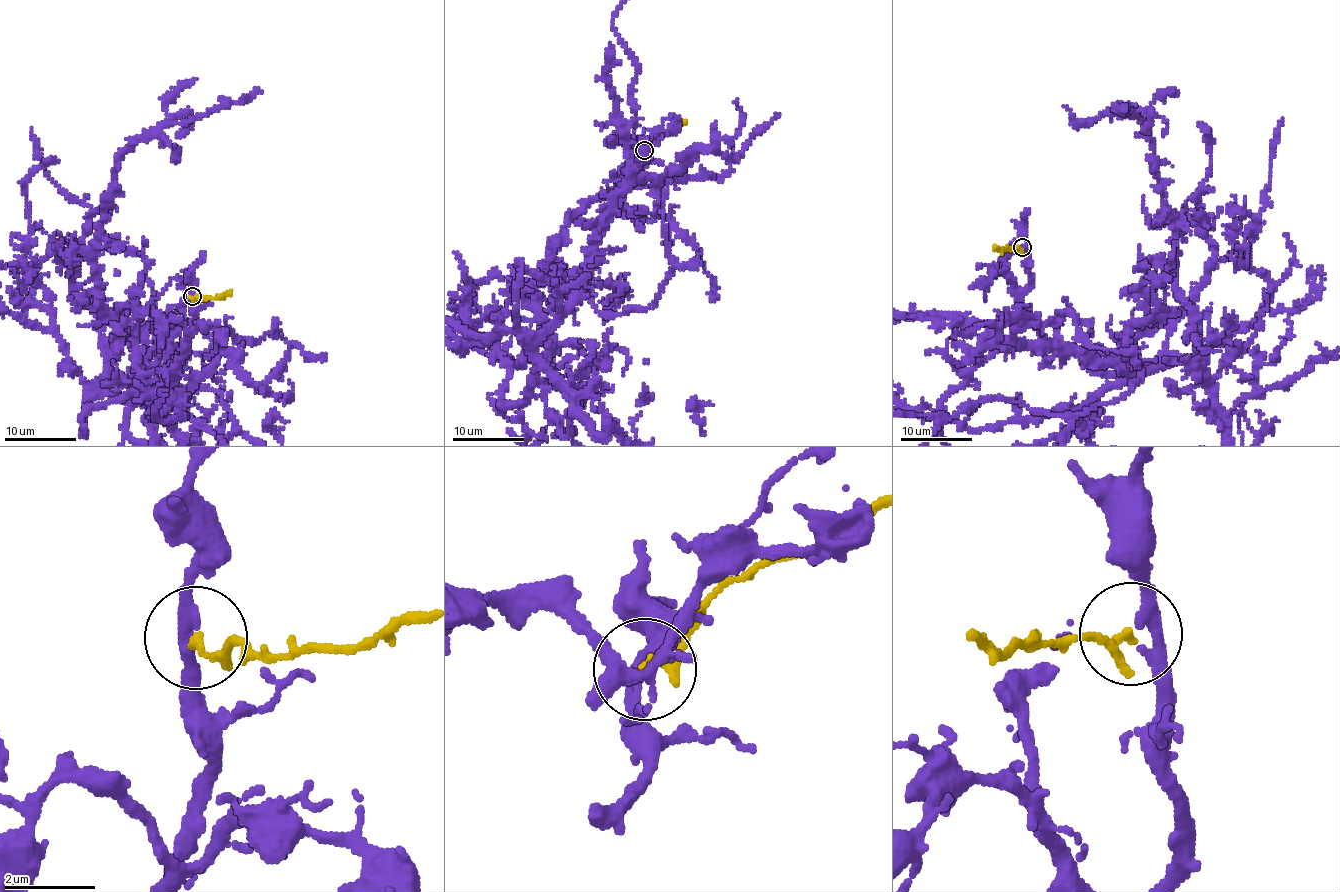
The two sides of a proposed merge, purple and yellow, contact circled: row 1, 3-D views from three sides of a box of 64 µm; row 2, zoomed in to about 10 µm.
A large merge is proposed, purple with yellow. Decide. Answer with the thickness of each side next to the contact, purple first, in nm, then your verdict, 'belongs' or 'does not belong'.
calibres 240 and 120 nm; belongs

